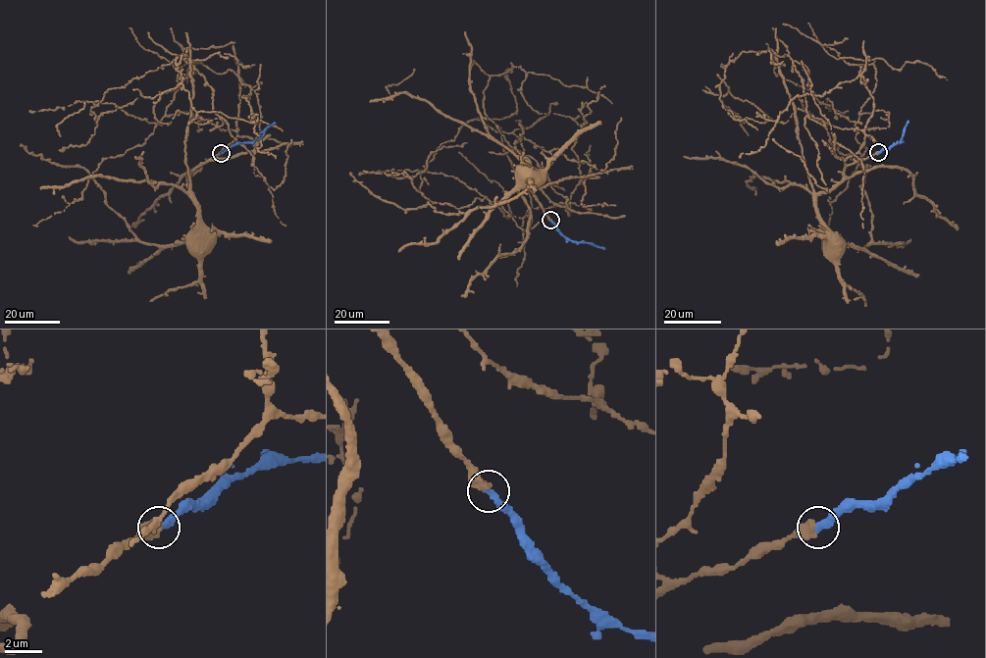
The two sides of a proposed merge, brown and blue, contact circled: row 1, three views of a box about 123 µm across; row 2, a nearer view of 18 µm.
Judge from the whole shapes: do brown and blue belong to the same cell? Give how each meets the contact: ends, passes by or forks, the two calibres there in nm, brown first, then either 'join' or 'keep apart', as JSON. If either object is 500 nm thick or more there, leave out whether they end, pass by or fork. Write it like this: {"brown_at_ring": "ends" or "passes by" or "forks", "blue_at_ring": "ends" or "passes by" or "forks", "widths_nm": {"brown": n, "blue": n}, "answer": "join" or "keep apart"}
{"widths_nm": {"brown": 500, "blue": 400}, "answer": "join"}

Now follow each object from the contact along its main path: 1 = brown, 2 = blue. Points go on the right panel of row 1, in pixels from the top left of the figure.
1: (878, 152), (848, 165), (844, 178), (816, 196), (822, 239), (832, 247)
2: (878, 152), (901, 141), (908, 121)

